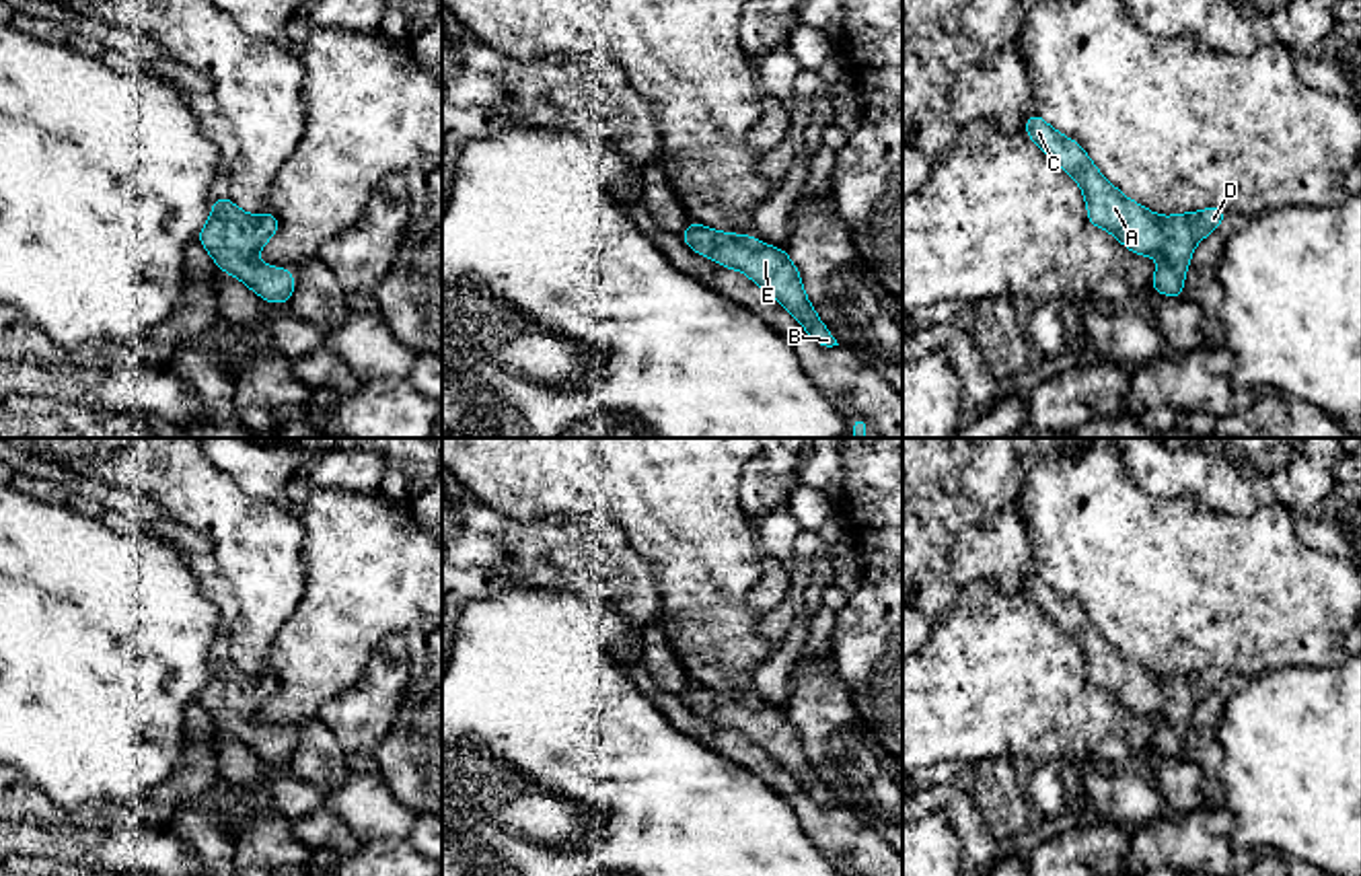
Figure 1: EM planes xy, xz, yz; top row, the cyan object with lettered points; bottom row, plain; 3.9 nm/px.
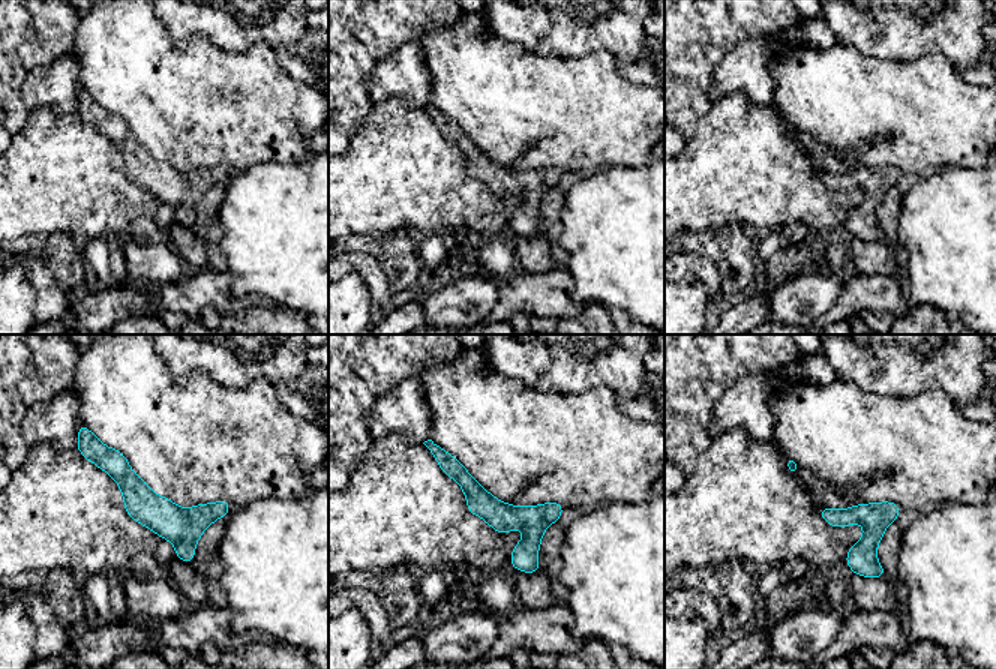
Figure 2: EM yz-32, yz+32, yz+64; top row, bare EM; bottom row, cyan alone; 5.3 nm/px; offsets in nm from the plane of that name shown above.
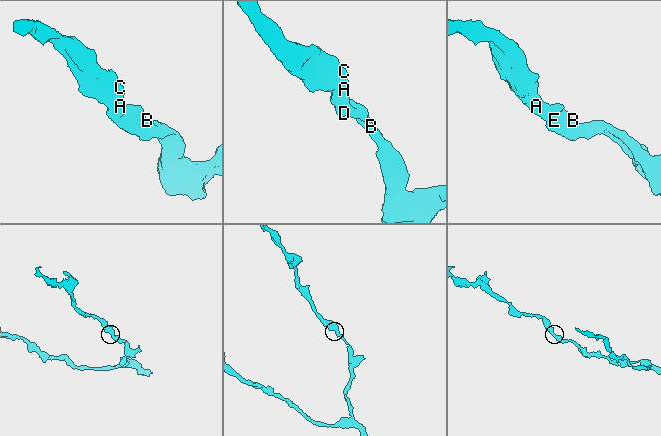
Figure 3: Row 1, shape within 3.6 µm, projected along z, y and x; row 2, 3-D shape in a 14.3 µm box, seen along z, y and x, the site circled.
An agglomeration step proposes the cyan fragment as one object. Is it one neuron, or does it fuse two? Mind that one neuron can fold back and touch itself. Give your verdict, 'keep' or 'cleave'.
keep

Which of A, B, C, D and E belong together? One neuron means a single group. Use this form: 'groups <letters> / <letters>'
groups A B C D E

